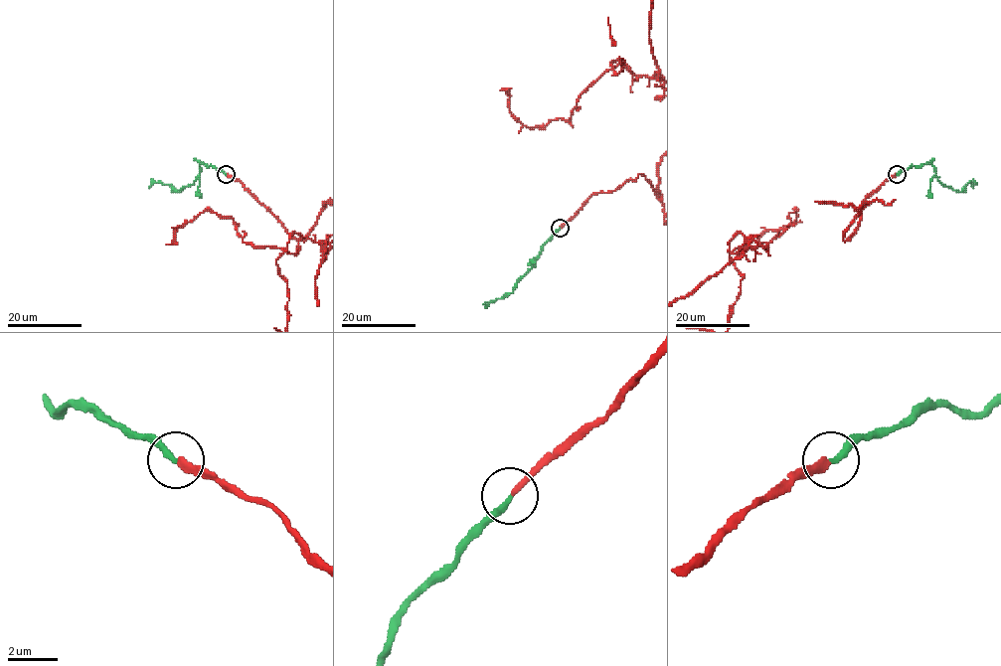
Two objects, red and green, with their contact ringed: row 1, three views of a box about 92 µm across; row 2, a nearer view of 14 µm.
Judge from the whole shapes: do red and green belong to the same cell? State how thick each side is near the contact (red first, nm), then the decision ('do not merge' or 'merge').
calibres 280 and 240 nm; merge

